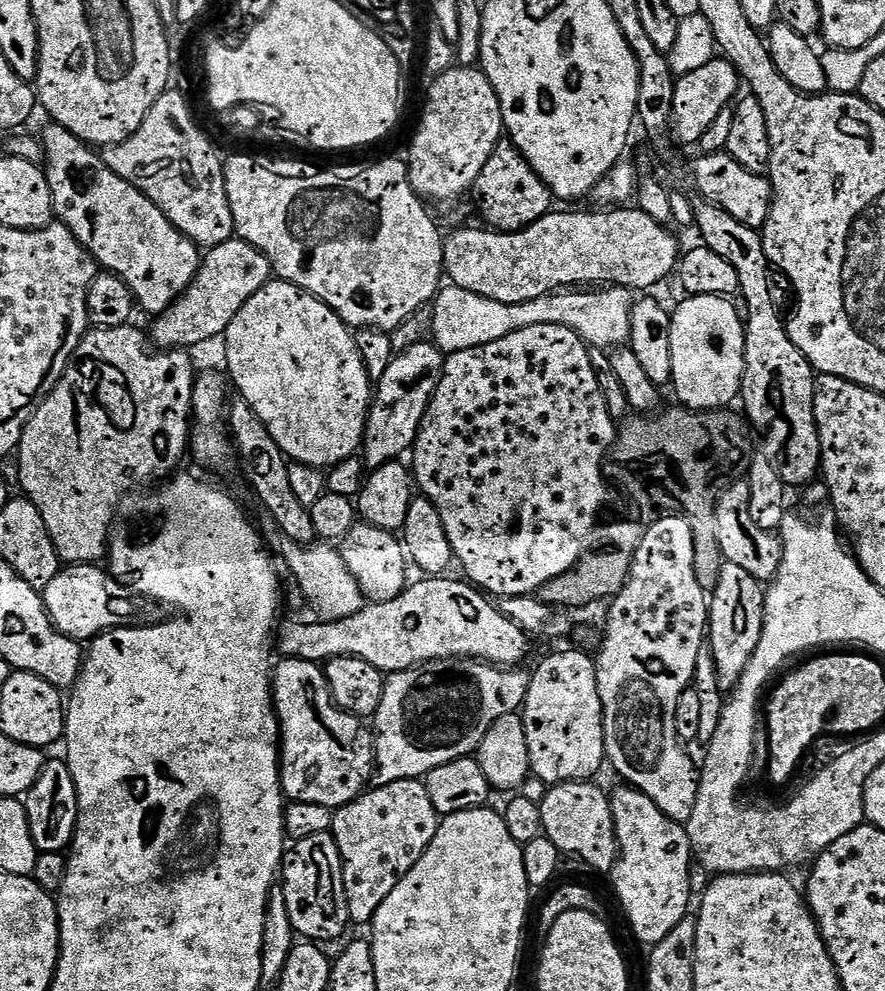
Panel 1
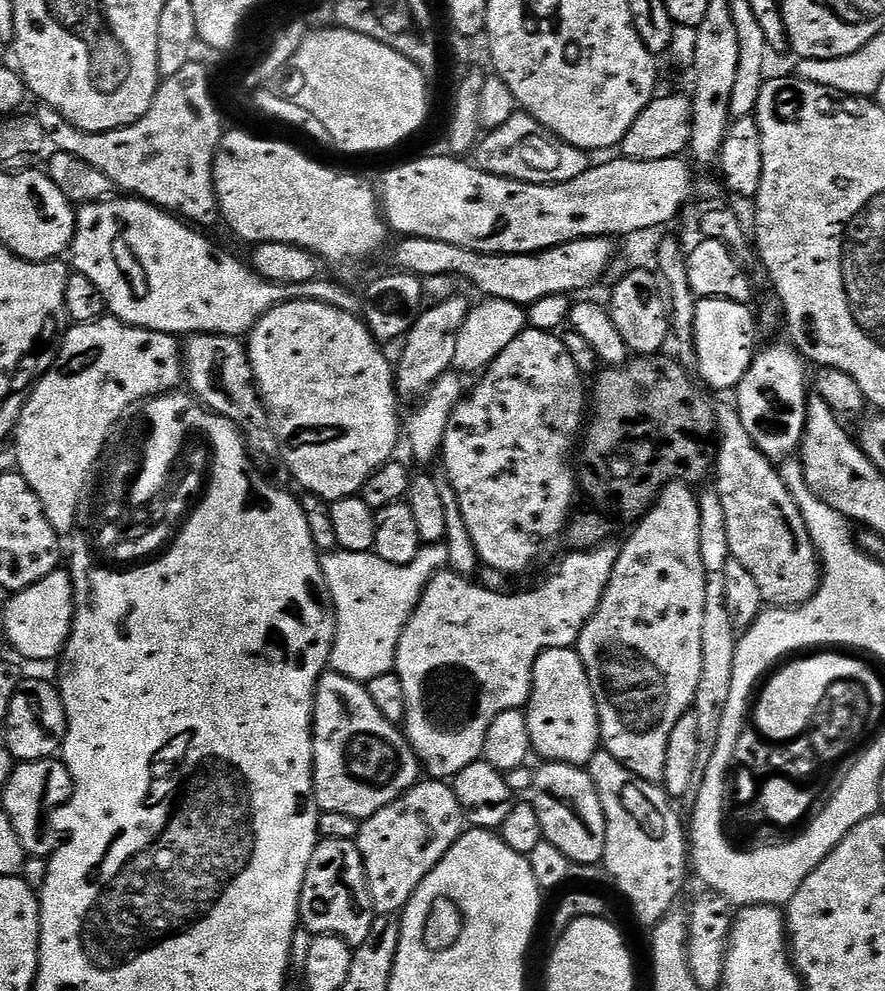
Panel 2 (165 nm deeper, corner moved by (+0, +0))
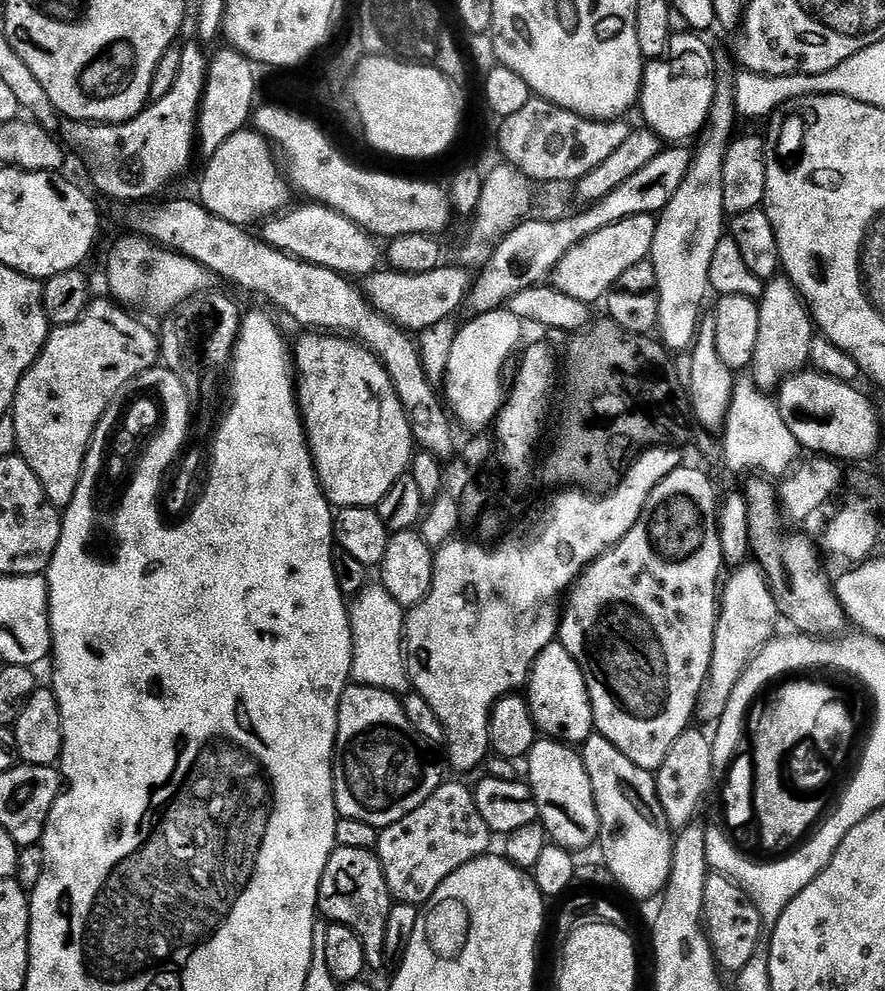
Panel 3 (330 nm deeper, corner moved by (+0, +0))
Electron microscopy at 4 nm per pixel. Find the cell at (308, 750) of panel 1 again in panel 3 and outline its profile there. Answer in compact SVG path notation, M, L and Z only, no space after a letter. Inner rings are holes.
M349 683L340 696L336 752L332 756L337 813L346 818L358 818L358 822L366 822L378 830L389 828L394 822L406 818L410 810L418 810L418 806L422 806L422 802L426 802L430 794L434 794L434 790L445 783L446 776L440 769L440 760L432 752L435 752L433 745L423 740L414 726L410 726L410 718L406 718L401 697L397 693Z

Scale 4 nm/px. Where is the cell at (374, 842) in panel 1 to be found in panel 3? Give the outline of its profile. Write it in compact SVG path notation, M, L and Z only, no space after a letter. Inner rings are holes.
M445 782L418 810L410 810L406 818L379 829L374 851L393 901L423 906L454 870L485 855L492 840L494 834L486 826L486 818L478 814L475 791L469 785Z

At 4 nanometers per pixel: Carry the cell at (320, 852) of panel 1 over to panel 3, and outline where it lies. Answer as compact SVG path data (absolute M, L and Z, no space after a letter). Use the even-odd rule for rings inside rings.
M337 847L326 862L326 870L322 874L318 912L325 921L345 924L358 934L369 965L385 963L386 922L390 918L393 903L375 851Z

